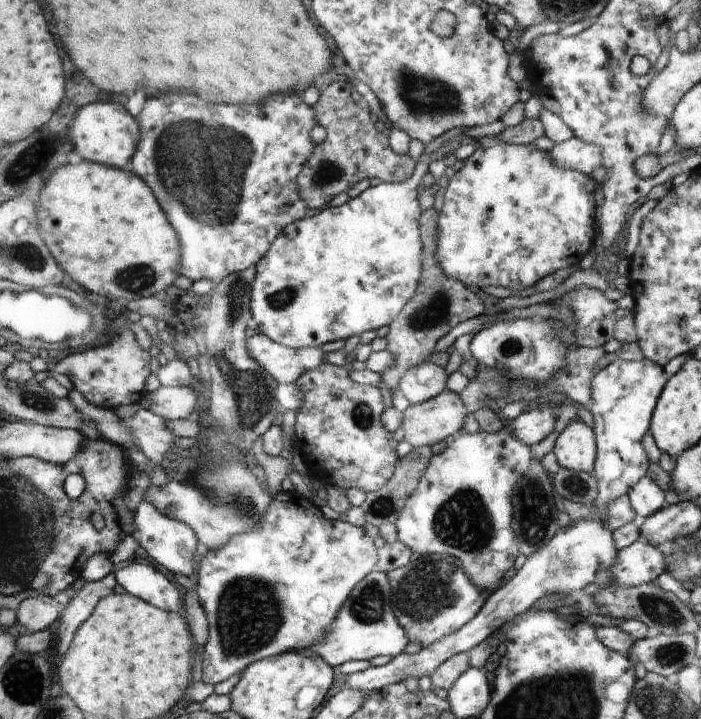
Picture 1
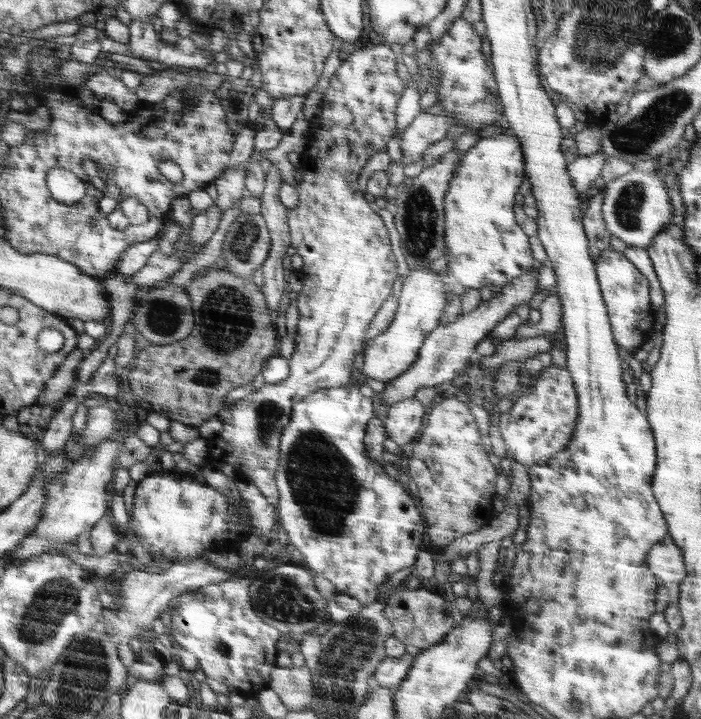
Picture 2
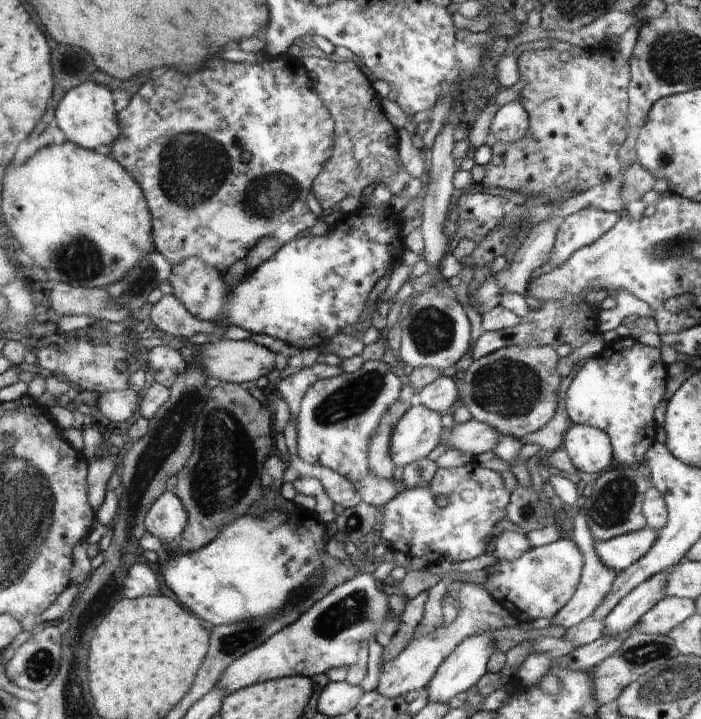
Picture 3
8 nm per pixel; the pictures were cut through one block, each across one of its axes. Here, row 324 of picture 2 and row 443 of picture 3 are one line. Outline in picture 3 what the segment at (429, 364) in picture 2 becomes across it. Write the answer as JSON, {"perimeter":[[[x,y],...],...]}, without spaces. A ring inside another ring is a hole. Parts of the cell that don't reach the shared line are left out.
{"perimeter":[[[472,419],[464,423],[456,423],[449,429],[444,428],[441,443],[467,454],[471,459],[482,452],[494,451],[500,435],[502,434],[490,425]]]}

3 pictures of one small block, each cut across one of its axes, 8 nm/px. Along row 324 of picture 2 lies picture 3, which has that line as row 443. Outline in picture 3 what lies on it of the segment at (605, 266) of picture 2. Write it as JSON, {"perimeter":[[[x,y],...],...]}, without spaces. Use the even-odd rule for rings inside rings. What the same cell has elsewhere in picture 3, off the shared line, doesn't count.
{"perimeter":[[[623,334],[607,344],[600,354],[589,358],[581,367],[565,393],[566,414],[572,424],[602,429],[609,436],[613,461],[618,462],[618,466],[641,466],[645,452],[656,442],[658,424],[654,421],[654,410],[664,396],[667,381],[667,365],[662,361],[660,350]]]}

